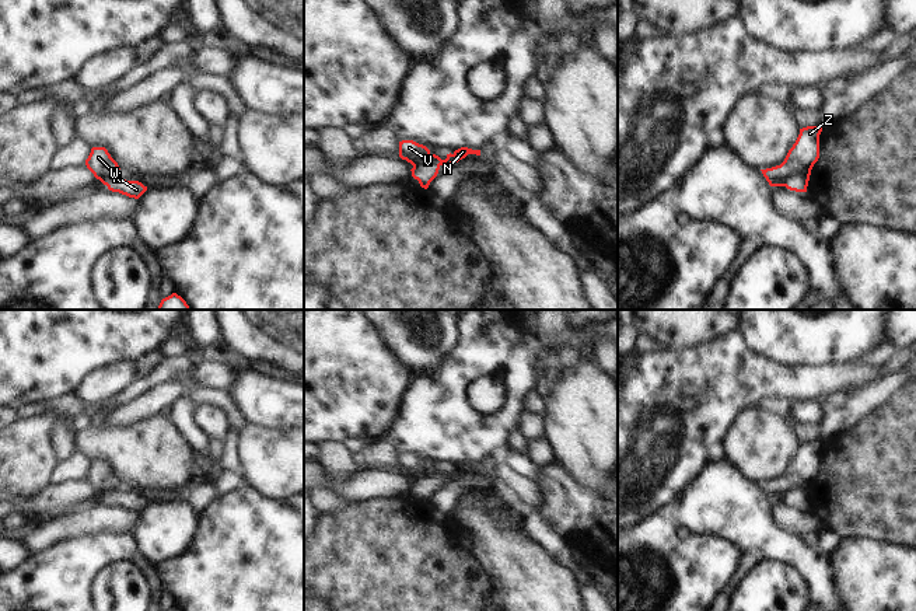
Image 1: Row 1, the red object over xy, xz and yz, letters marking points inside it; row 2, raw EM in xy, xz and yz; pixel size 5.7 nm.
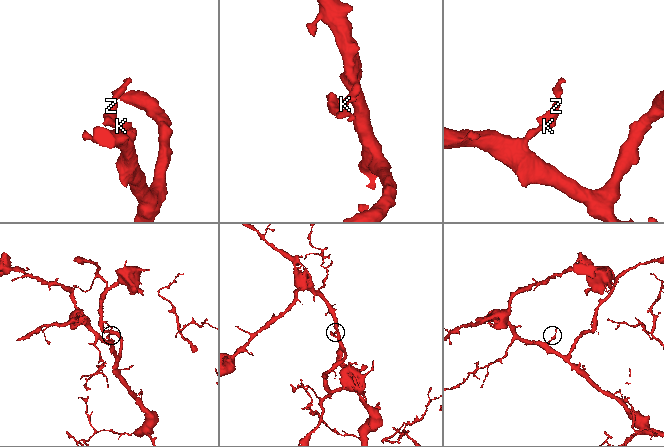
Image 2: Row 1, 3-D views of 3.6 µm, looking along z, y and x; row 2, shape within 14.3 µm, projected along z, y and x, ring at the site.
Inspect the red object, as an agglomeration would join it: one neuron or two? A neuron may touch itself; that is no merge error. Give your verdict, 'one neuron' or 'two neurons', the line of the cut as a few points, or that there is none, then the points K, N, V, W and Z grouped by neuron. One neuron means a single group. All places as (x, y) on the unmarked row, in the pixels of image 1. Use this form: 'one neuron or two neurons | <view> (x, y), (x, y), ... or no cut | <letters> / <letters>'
two neurons | yz (808, 489), (787, 492), (780, 499) | K N / V W Z

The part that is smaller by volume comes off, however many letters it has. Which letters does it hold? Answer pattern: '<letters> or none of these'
V, W, Z

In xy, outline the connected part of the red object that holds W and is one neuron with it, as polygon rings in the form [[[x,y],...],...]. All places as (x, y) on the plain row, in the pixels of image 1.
[[[92,461],[85,479],[104,499],[120,483],[105,461]]]

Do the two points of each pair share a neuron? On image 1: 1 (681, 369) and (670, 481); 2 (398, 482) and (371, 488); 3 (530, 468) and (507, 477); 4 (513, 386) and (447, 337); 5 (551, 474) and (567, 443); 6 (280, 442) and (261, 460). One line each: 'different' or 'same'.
1: same
2: same
3: different
4: different
5: different
6: same

